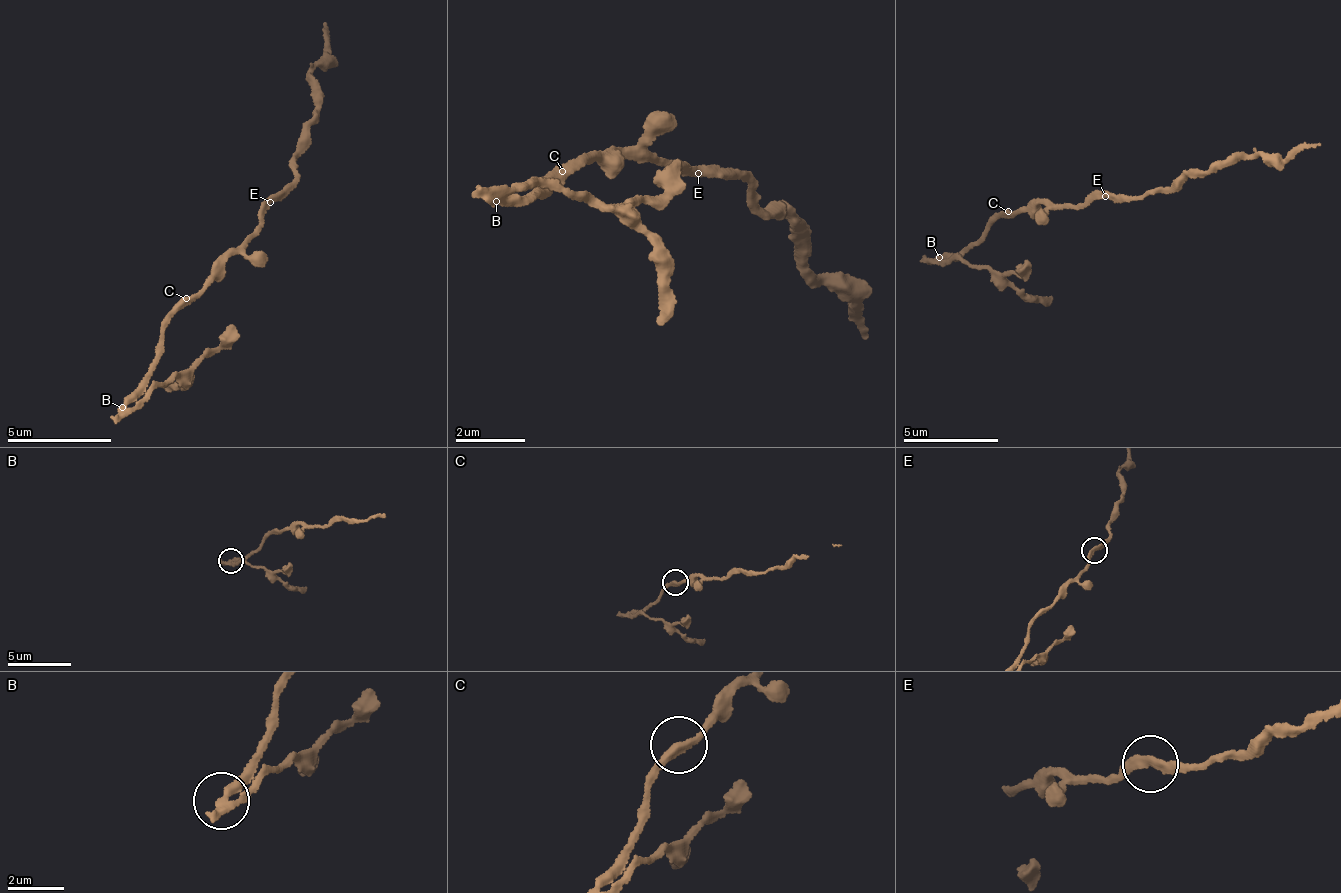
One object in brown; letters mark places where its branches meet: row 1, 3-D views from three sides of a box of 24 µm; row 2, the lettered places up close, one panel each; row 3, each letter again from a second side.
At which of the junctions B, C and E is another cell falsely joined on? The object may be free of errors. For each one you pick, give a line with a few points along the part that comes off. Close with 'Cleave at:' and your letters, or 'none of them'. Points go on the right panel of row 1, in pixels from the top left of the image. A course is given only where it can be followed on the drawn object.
B: Course of the part to remove: (937, 256), (945, 266), (958, 259), (1004, 277), (1022, 274), (1027, 260)
Cleave at: B

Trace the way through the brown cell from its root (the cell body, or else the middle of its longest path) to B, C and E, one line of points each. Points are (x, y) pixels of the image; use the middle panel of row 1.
B: (662, 166), (591, 156), (584, 166), (566, 166), (552, 186), (542, 185), (540, 198), (518, 204), (493, 198)
C: (662, 166), (654, 160), (628, 162), (621, 156), (605, 160), (591, 156), (584, 166), (566, 166), (562, 171)
E: (662, 166), (685, 161), (698, 173)

